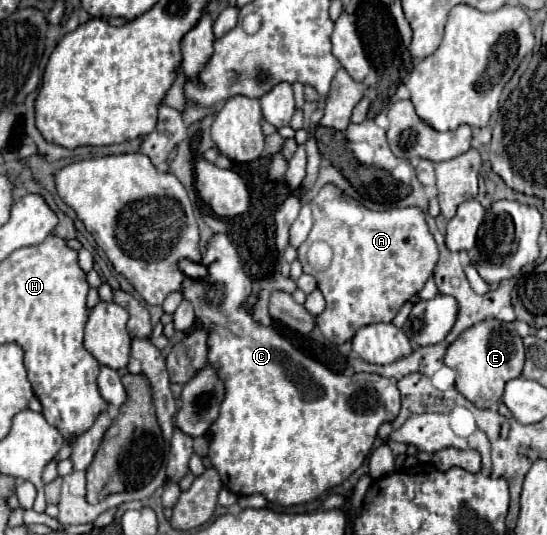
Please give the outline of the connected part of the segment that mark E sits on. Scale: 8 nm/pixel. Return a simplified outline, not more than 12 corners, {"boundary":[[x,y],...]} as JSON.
{"boundary":[[484,319],[446,349],[456,389],[476,407],[520,377],[512,323]]}

